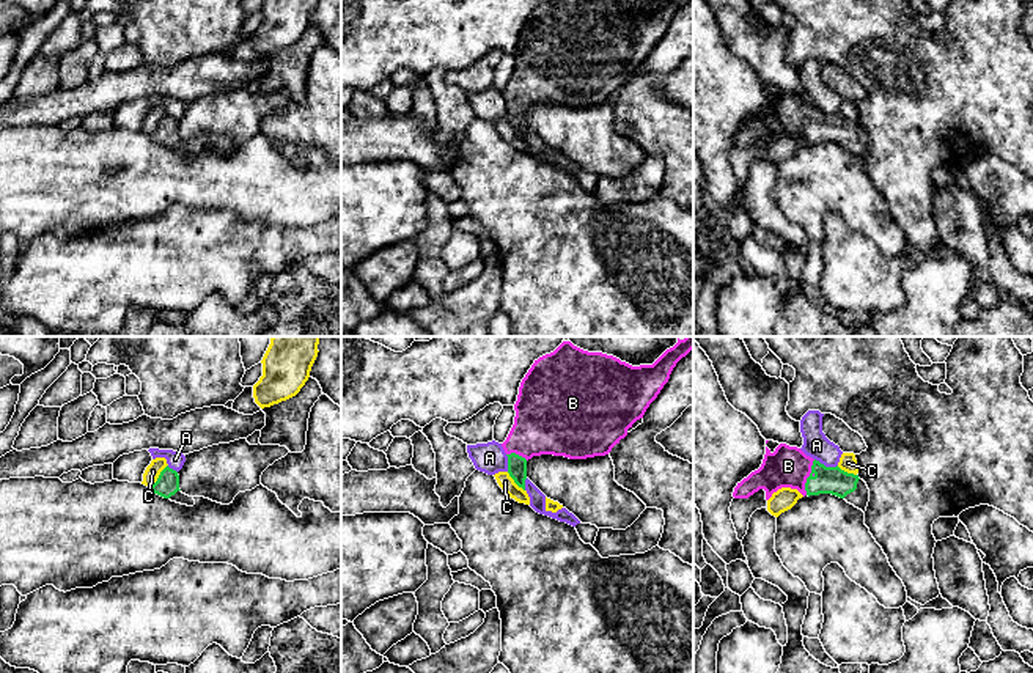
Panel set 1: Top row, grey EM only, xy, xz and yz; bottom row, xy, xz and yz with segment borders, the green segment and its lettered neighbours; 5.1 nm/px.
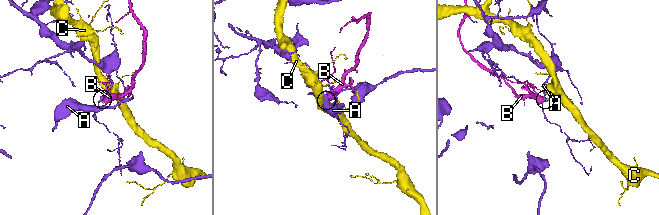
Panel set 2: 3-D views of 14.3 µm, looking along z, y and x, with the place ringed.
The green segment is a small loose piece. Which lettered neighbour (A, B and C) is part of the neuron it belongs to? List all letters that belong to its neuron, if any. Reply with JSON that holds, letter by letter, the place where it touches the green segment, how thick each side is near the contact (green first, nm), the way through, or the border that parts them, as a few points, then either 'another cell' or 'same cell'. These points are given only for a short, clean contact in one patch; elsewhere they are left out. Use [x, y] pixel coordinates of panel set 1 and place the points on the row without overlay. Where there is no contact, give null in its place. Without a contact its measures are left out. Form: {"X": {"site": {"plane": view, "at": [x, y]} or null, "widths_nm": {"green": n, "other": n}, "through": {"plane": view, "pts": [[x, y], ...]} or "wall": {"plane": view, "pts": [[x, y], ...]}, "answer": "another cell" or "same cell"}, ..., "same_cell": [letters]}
{"A": {"site": {"plane": "yz", "at": [824, 114]}, "widths_nm": {"green": 140, "other": 140}, "wall": {"plane": "yz", "pts": [[815, 106], [826, 114], [837, 114]]}, "answer": "another cell"}, "B": {"site": {"plane": "yz", "at": [808, 125]}, "widths_nm": {"green": 140, "other": 200}, "through": {"plane": "yz", "pts": [[827, 128], [808, 125], [788, 114]]}, "answer": "same cell"}, "C": {"site": {"plane": "xy", "at": [159, 123]}, "widths_nm": {"green": 120, "other": 80}, "wall": {"plane": "xy", "pts": [[167, 112], [150, 134]]}, "answer": "another cell"}, "same_cell": ["B"]}

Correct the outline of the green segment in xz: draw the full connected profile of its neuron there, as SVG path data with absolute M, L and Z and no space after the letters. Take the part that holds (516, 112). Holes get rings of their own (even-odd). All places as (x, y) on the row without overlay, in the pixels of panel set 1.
M550 0L531 13L520 30L514 72L502 91L508 121L525 138L527 108L553 102L569 107L605 104L643 66L676 11L689 0L664 0L653 13L632 14L602 0Z

